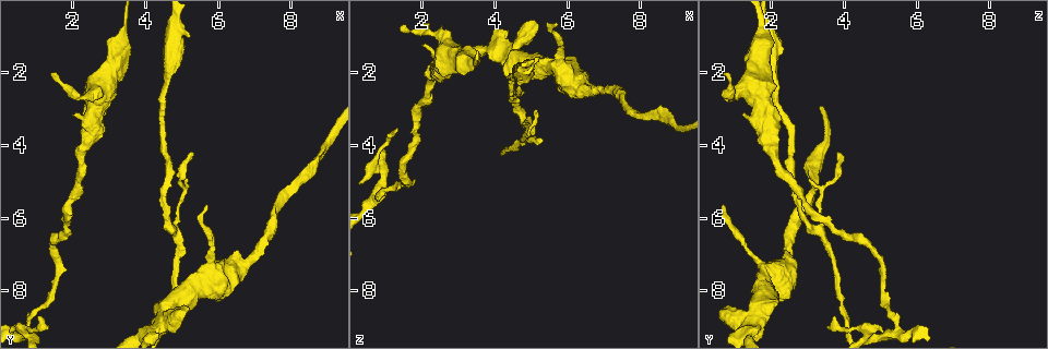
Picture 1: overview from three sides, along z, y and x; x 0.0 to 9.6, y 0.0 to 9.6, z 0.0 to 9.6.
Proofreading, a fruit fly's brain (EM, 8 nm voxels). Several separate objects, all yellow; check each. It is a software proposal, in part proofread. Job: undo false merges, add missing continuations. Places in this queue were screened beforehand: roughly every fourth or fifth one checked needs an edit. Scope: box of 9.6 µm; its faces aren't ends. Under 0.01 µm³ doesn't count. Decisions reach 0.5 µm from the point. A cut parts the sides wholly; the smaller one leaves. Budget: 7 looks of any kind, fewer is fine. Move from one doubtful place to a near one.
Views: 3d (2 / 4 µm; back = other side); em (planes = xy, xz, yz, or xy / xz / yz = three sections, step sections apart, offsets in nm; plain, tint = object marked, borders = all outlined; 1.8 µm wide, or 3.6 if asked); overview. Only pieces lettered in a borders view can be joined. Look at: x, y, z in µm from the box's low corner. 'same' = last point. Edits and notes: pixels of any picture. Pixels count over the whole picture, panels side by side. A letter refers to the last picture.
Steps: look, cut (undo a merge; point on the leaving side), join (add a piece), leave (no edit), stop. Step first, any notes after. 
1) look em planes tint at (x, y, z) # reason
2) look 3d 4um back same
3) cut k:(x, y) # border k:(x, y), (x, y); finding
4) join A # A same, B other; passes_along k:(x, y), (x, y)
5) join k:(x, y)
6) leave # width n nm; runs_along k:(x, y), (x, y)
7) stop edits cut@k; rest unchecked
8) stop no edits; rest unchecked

look 3d 4um at (6.20, 7.45, 2.45) # calibre changes

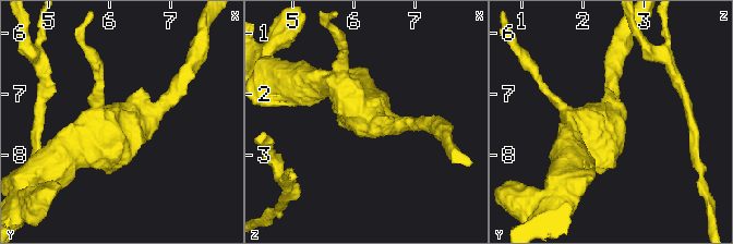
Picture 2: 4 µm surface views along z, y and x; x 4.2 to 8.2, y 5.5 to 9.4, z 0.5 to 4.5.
look em 3.6um planes plain at (6.30, 7.50, 2.40) # need the tissue

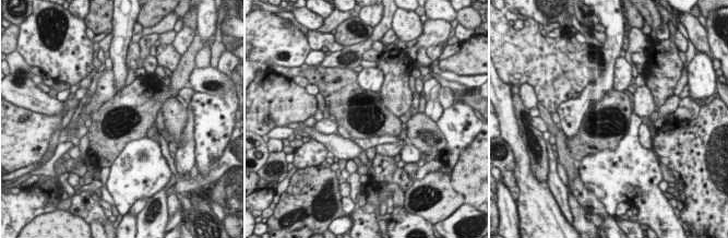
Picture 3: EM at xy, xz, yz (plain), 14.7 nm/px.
look em 3.6um planes borders same

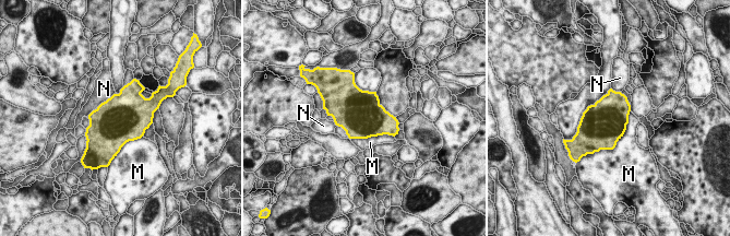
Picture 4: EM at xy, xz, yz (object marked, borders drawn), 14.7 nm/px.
leave # width 650 nm; M other, N other; continuous, no second neuron

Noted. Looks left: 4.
look 3d 2um at (4.80, 6.40, 3.35) # three-way junction

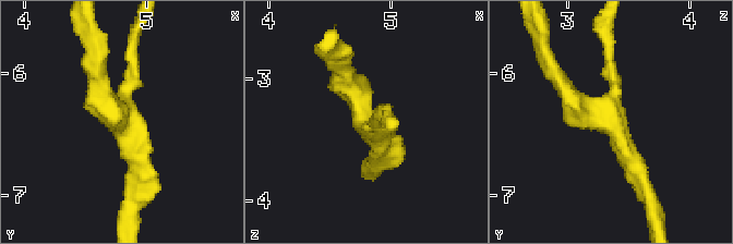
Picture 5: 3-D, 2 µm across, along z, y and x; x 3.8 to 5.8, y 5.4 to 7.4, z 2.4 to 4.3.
look em xz step 4 tint at (4.78, 6.36, 3.30) # arms 3

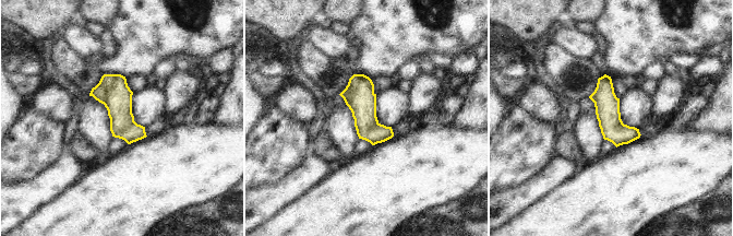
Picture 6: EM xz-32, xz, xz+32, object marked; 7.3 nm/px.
look em xy step 16 borders same

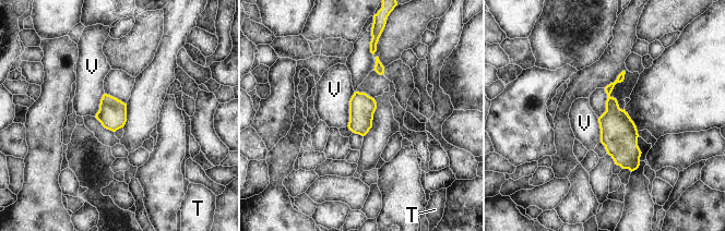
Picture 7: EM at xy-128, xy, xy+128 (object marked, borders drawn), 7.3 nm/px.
leave # T other, V other; border 7:(355, 92), (346, 125); all the same neuron

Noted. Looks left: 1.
stop no edits; rest unchecked

